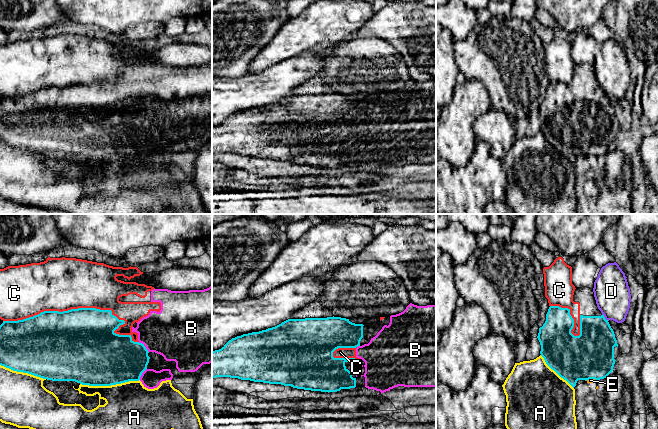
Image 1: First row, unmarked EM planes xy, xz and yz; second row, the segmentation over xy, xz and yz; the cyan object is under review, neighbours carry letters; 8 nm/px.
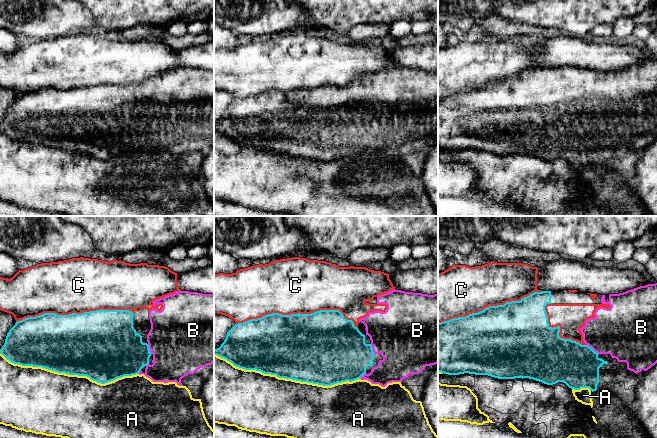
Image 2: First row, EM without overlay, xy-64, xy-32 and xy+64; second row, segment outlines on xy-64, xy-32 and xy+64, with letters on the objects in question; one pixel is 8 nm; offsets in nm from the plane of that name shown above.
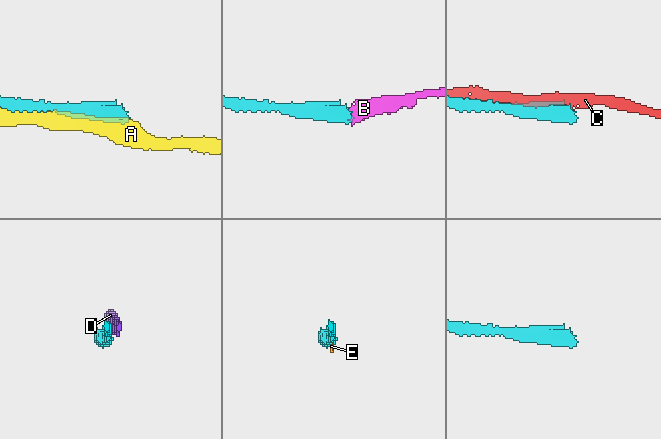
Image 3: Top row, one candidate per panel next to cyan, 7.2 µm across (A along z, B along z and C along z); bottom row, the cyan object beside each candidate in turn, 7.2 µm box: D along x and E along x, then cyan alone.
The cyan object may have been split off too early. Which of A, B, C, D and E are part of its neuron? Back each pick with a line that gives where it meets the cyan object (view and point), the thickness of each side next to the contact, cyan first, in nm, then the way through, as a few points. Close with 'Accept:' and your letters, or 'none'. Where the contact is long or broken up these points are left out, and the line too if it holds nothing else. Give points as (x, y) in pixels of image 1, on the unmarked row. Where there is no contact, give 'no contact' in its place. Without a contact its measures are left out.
B: contact xy (144, 122); calibres 400 and 400 nm
Accept: B

